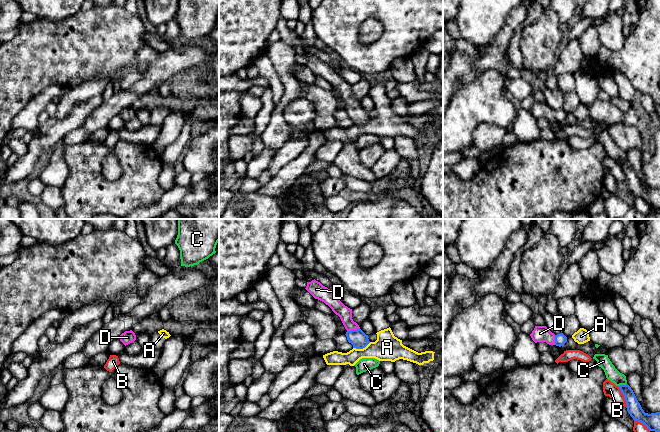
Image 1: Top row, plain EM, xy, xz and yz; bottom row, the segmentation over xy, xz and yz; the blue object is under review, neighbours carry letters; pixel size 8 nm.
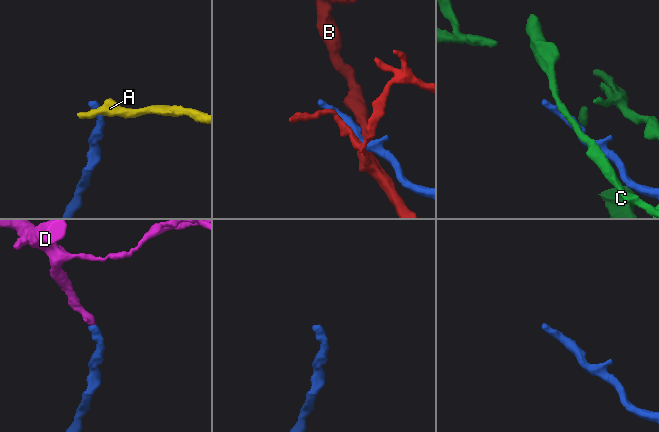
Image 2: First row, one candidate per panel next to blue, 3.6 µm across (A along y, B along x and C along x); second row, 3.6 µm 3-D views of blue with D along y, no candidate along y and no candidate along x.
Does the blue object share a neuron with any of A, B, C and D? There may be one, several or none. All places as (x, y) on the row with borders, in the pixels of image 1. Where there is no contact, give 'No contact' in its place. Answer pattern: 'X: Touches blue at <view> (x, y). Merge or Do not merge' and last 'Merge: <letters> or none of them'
A: Touches blue at xz (361, 348). Do not merge
B: Touches blue at yz (624, 397). Do not merge
C: Touches blue at yz (622, 385). Do not merge
D: Touches blue at xz (353, 330). Merge
Merge: D

